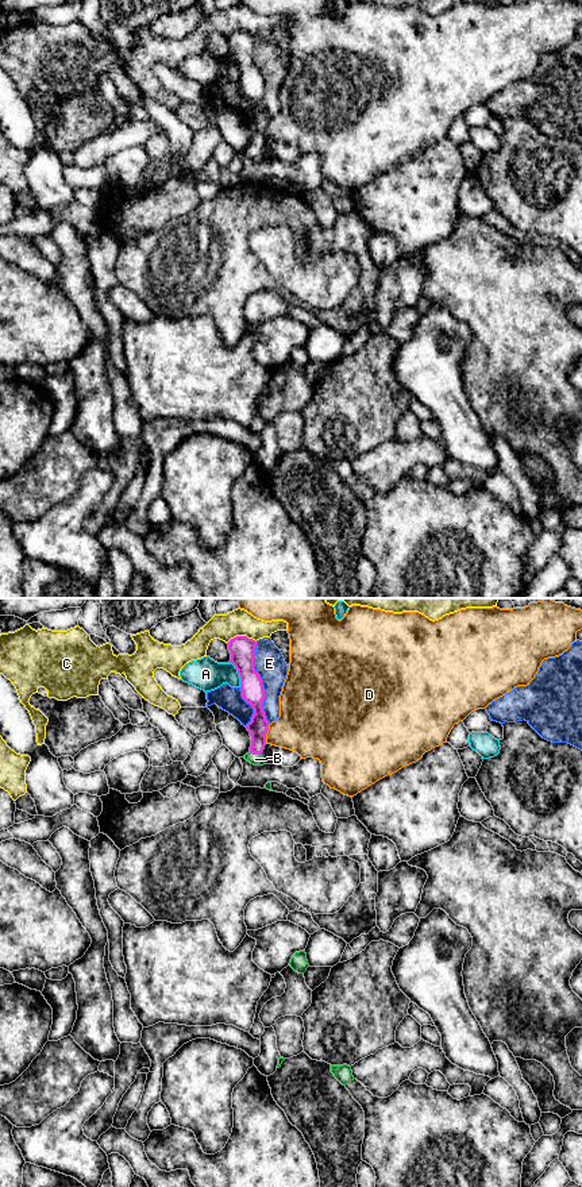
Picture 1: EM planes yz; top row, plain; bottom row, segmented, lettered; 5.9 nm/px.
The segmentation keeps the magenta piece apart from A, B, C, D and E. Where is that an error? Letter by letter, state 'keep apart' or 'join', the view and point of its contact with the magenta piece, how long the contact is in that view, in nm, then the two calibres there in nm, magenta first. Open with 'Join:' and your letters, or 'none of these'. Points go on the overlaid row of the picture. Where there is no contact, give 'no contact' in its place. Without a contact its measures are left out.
Join: B
A: keep apart; meets magenta in yz at (238, 673); contact 170 nm long; 150 nm thick on the magenta side, 190 nm on the other
B: join; meets magenta in yz at (255, 752); contact 80 nm long; 120 nm thick on the magenta side, 70 nm on the other
C: keep apart; meets magenta in yz at (241, 636); contact 180 nm long; 150 nm thick on the magenta side, 160 nm on the other
D: keep apart; meets magenta in yz at (266, 732); contact 120 nm long; 140 nm thick on the magenta side, 340 nm on the other
E: keep apart; meets magenta in yz at (261, 683); contact 500 nm long; 150 nm thick on the magenta side, 180 nm on the other

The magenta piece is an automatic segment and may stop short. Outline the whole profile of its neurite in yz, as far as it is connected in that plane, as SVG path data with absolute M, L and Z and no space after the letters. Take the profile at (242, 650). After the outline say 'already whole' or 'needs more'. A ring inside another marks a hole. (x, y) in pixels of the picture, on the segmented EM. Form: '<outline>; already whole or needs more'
M236 636L227 644L231 654L230 663L235 666L240 677L242 697L254 709L251 721L246 725L251 736L251 747L244 759L254 766L263 766L262 752L266 745L266 733L270 724L262 708L265 700L262 679L254 668L257 641L247 636Z; needs more

